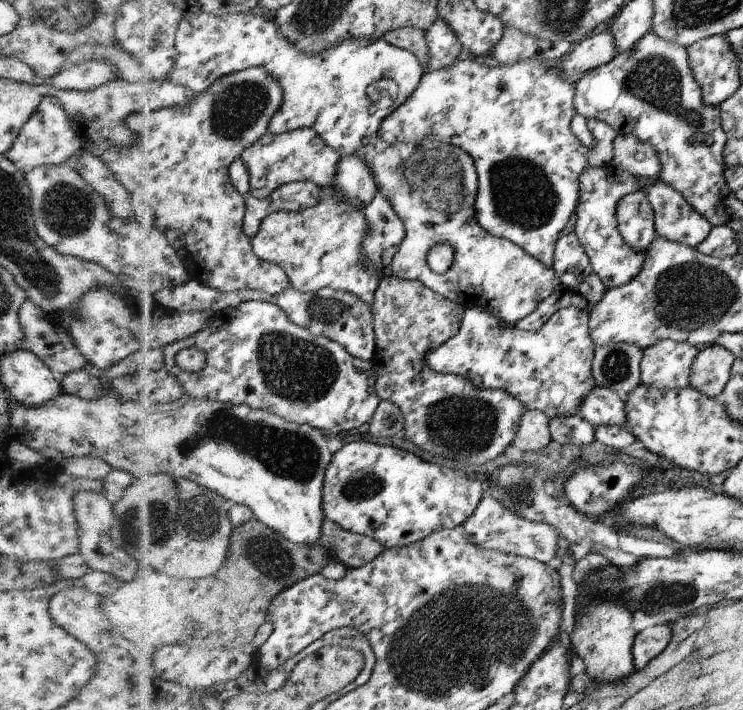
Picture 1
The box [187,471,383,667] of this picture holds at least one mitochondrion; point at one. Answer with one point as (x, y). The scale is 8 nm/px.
(271, 558)

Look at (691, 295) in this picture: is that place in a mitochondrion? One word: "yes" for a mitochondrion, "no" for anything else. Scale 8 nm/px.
yes

